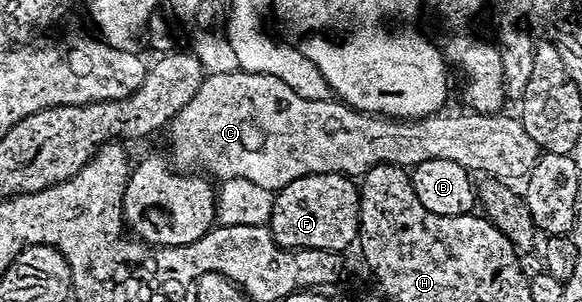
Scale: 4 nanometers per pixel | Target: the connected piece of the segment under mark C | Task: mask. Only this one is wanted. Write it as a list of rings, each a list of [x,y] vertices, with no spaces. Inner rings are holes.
[[[237,68],[229,74],[209,73],[191,101],[171,118],[167,126],[168,156],[174,166],[185,171],[200,171],[221,181],[232,177],[251,179],[251,183],[259,183],[259,187],[274,191],[287,187],[287,183],[295,179],[303,179],[303,175],[341,173],[345,177],[360,179],[376,165],[412,167],[427,163],[427,159],[451,159],[451,163],[459,163],[467,170],[479,169],[480,174],[488,178],[528,177],[543,151],[535,139],[527,135],[520,116],[508,117],[505,111],[464,112],[448,117],[448,112],[442,111],[432,117],[416,119],[361,113],[340,99],[316,101],[304,98],[275,75],[253,74]]]

